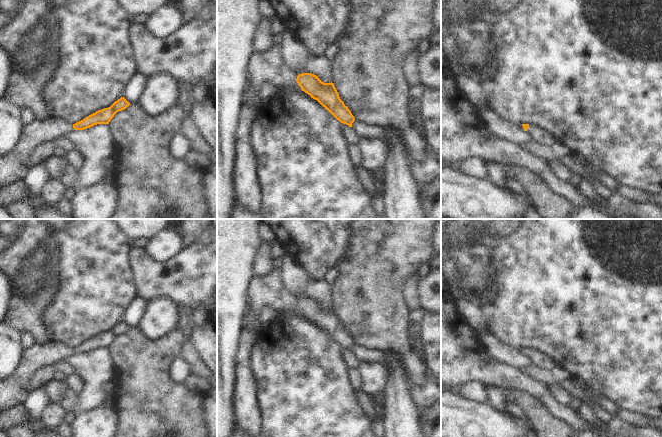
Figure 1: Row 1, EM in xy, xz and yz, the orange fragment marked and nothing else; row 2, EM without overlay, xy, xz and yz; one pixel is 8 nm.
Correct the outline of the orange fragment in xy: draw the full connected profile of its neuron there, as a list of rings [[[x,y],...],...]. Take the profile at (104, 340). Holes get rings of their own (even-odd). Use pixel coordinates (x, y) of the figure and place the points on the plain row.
[[[121,321],[110,331],[98,334],[75,348],[48,340],[44,345],[34,344],[23,350],[16,370],[6,379],[0,380],[0,412],[24,403],[29,395],[29,380],[39,368],[65,360],[72,354],[84,354],[97,348],[109,348],[117,336],[126,333],[129,329],[130,327]]]

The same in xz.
[[[273,270],[264,276],[253,276],[247,291],[248,301],[257,316],[264,307],[270,307],[278,313],[294,309],[311,322],[317,324],[341,347],[352,351],[354,340],[331,307],[322,306],[318,300],[311,297],[297,299],[283,285],[280,270]]]

